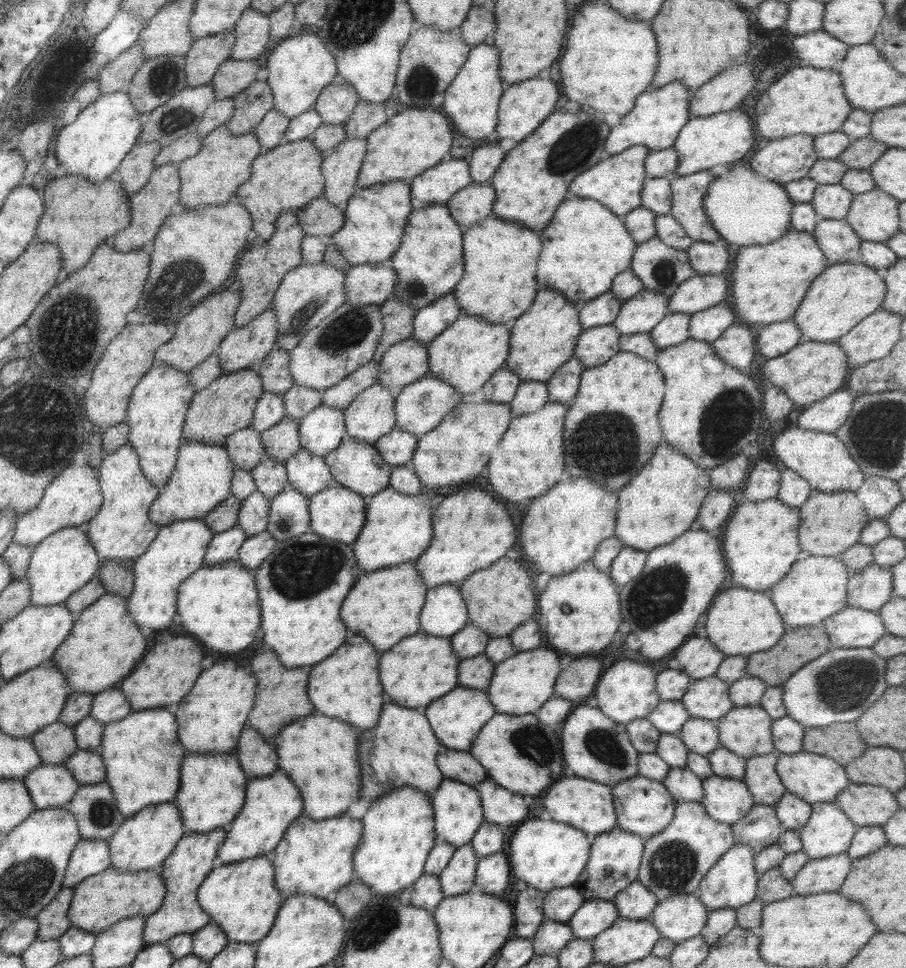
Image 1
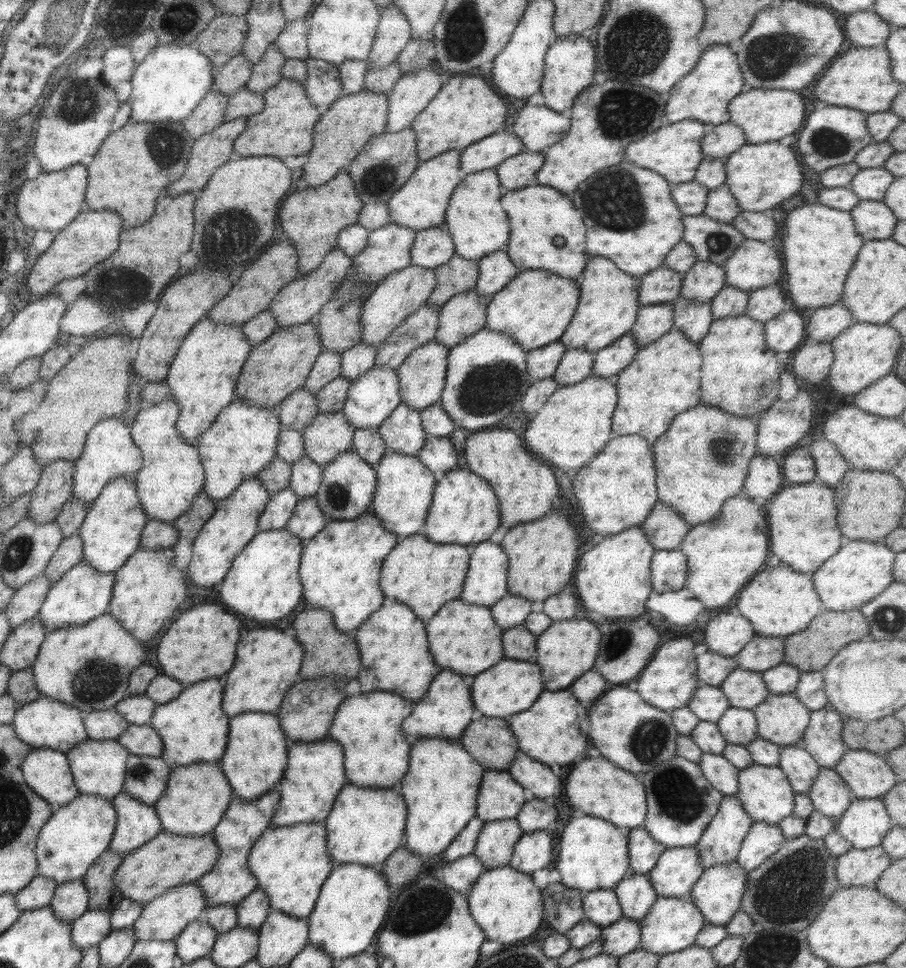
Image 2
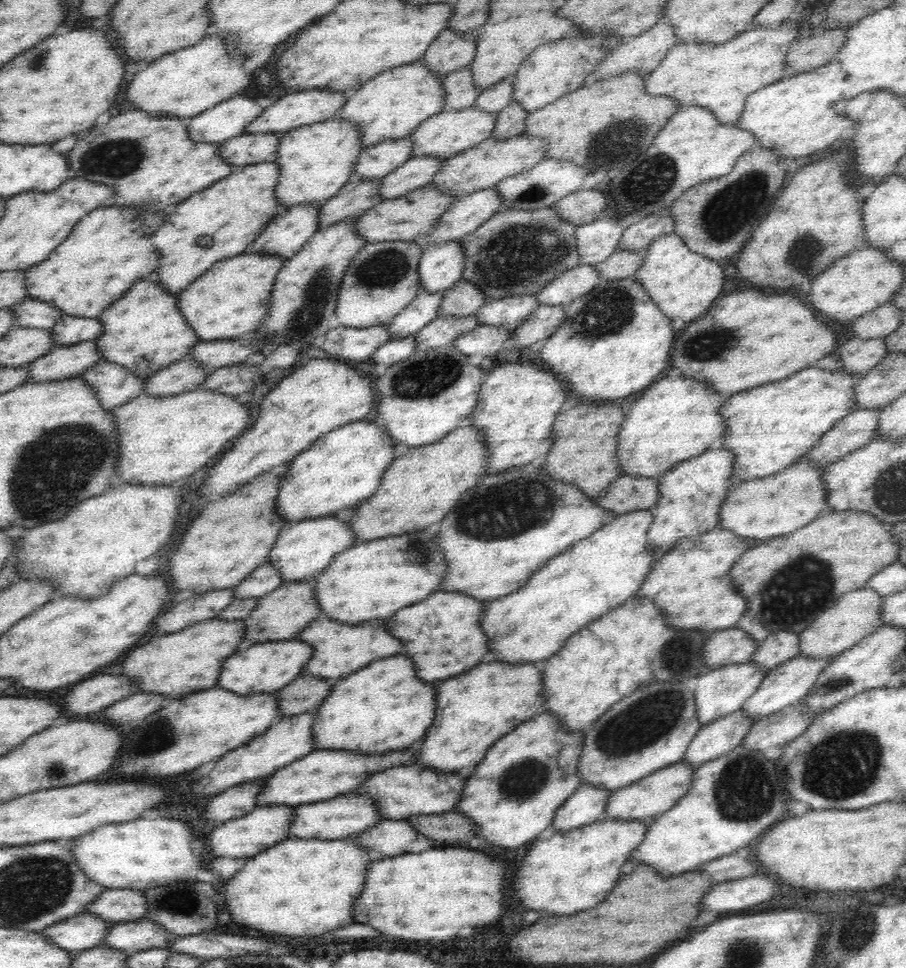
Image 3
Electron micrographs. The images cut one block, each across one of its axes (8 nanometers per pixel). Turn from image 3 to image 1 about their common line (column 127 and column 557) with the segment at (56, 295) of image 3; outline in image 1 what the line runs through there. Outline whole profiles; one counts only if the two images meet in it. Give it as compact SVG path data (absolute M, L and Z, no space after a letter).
M579 197L564 198L559 206L556 206L549 224L539 234L541 254L537 256L535 282L539 282L541 288L551 288L563 294L563 298L567 298L567 301L574 306L590 301L609 290L613 277L629 268L629 261L637 246L637 242L633 242L633 238L623 229L622 220L623 217L615 216L611 210L607 210L607 207L601 206L599 202Z

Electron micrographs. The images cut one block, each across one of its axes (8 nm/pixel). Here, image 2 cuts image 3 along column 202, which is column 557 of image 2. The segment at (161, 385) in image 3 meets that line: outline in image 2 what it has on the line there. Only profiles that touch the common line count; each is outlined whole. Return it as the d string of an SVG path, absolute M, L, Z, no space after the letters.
M567 349L557 363L553 379L558 386L579 382L591 374L594 353L581 349Z

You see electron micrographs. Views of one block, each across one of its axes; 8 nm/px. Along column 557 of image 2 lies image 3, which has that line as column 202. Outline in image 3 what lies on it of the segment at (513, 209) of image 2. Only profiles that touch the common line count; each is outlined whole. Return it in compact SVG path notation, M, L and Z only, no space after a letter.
M274 158L249 164L235 170L234 174L222 178L220 182L214 183L214 186L179 202L170 214L166 226L154 232L154 236L150 238L152 245L156 246L156 249L162 250L164 260L160 260L158 270L154 274L149 274L147 278L162 281L166 289L179 295L194 280L198 280L203 274L206 274L216 262L246 253L248 246L252 246L262 236L262 232L268 229L268 226L275 220L274 218L286 209L284 203L276 195L280 176L282 176L282 167L280 167L280 163L274 161Z

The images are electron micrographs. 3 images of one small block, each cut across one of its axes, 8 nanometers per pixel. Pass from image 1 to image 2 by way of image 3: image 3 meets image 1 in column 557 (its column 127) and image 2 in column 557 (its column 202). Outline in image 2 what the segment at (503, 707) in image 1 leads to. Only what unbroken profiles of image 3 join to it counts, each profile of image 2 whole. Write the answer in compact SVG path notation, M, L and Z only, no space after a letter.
M585 615L579 619L552 621L536 636L535 664L539 666L544 691L567 690L568 686L584 672L591 670L601 638L598 620Z

